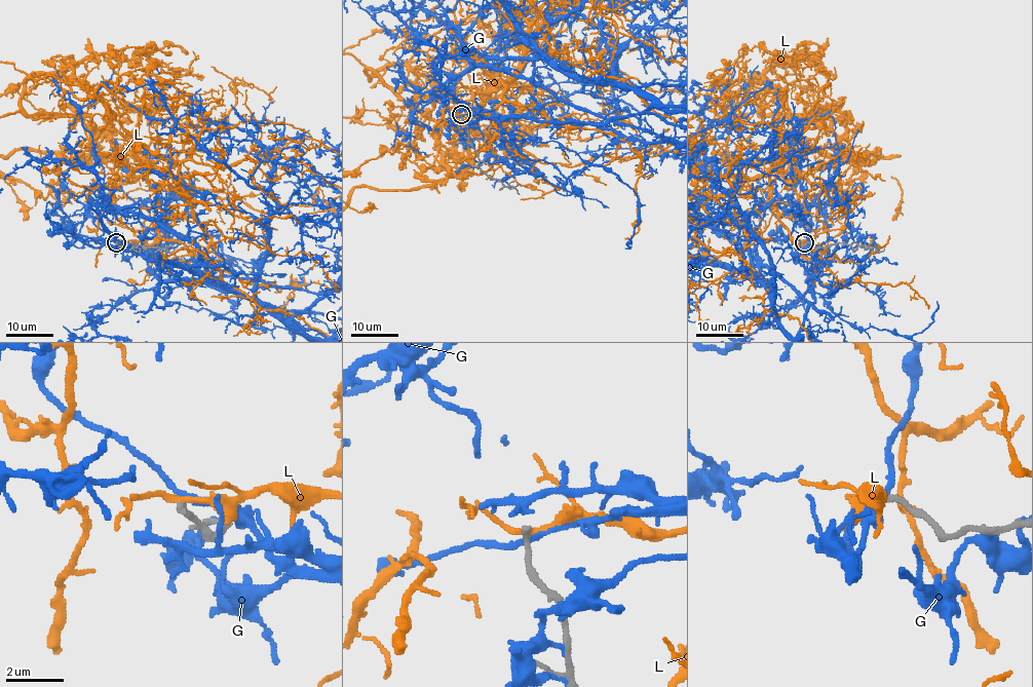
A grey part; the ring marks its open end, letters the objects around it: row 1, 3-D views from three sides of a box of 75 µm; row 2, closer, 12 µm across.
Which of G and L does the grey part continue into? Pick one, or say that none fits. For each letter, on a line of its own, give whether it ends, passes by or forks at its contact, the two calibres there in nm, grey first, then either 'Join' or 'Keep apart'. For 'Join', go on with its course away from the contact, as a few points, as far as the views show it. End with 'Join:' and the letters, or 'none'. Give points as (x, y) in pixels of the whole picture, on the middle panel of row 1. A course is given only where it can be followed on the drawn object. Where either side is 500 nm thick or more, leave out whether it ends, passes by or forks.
G: It passes by. Thickness 260 nm (grey) against 190 nm. Keep apart
L: It passes by. Thickness 240 nm (grey) against 180 nm. Keep apart
Join: none

